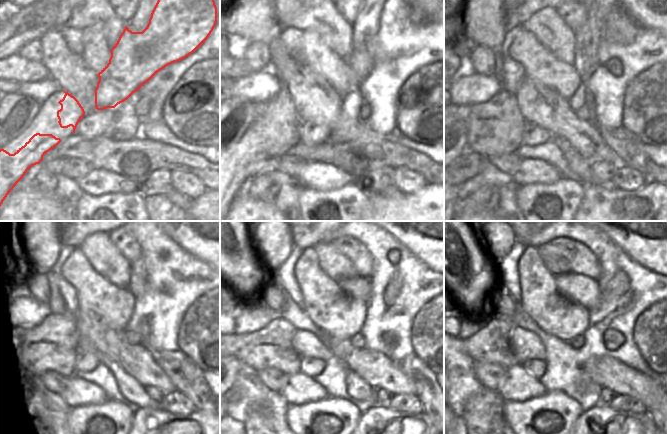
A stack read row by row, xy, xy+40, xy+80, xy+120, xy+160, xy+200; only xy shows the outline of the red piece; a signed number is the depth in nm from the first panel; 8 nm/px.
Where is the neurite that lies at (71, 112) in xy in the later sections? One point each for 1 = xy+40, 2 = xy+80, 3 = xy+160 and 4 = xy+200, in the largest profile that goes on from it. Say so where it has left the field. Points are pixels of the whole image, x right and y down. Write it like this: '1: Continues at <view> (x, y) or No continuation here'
1: Continues at xy+40 (291, 120)
2: Continues at xy+80 (515, 117)
3: Continues at xy+160 (286, 327)
4: Continues at xy+200 (506, 326)

